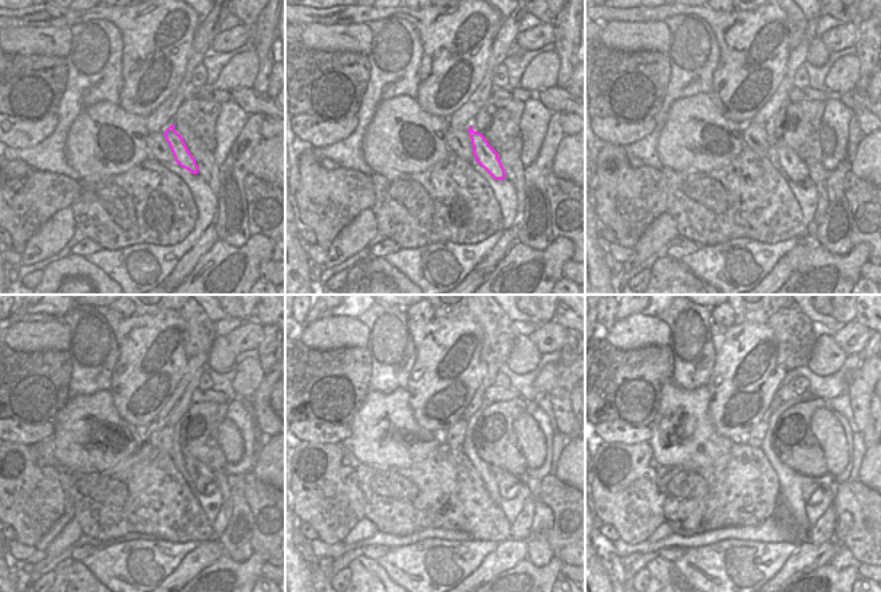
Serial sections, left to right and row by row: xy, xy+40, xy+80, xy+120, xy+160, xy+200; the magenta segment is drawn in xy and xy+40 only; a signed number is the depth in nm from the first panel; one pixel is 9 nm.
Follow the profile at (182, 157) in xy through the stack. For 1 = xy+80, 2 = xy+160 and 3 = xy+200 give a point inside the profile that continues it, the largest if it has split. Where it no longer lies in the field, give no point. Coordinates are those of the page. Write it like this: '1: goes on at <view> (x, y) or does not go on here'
1: goes on at xy+80 (790, 164)
2: goes on at xy+160 (508, 484)
3: goes on at xy+200 (813, 492)

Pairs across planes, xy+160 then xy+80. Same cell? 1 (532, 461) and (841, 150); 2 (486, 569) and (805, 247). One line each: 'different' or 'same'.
1: different
2: same

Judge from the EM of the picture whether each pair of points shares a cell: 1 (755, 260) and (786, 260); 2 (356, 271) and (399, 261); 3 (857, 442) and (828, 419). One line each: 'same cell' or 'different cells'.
1: different cells
2: different cells
3: different cells

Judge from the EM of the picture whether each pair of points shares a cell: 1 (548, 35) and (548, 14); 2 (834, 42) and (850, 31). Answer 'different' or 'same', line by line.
1: different
2: same

